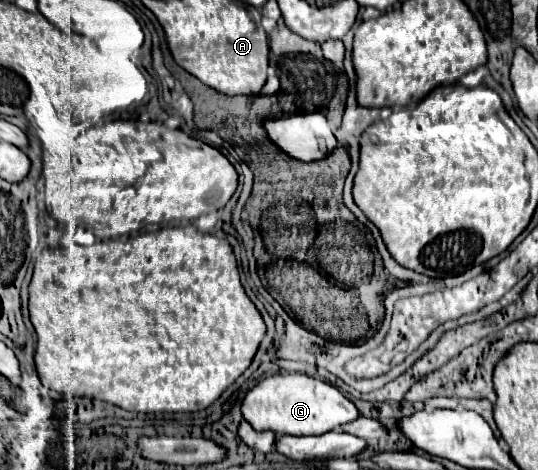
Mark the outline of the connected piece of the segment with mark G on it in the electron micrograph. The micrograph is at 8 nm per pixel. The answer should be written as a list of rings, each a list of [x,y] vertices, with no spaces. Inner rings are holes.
[[[276,374],[256,384],[242,402],[242,416],[256,430],[274,430],[276,434],[320,436],[336,432],[344,424],[360,418],[360,410],[332,384],[306,374]]]

